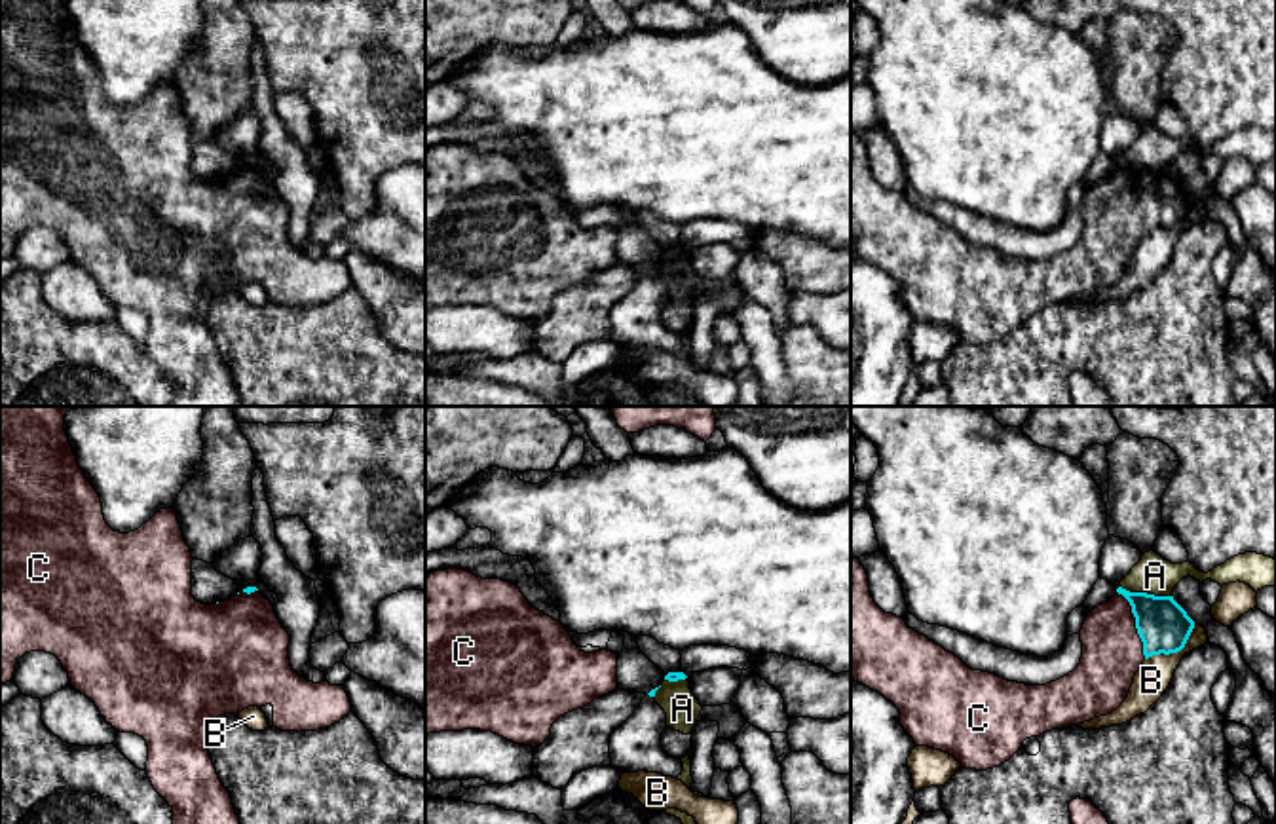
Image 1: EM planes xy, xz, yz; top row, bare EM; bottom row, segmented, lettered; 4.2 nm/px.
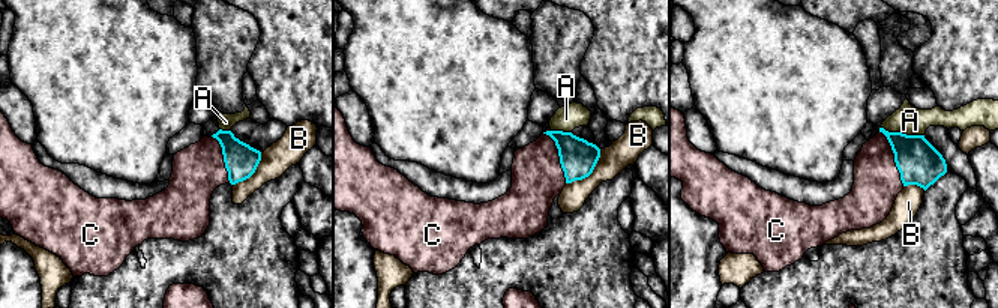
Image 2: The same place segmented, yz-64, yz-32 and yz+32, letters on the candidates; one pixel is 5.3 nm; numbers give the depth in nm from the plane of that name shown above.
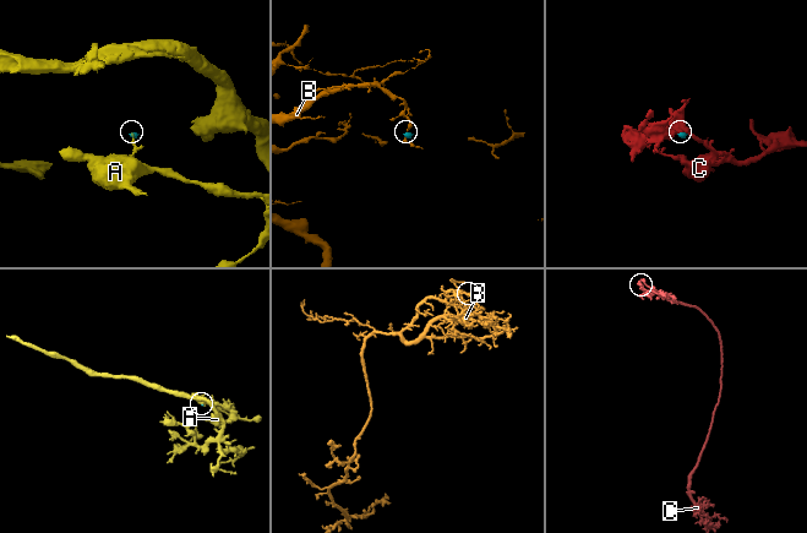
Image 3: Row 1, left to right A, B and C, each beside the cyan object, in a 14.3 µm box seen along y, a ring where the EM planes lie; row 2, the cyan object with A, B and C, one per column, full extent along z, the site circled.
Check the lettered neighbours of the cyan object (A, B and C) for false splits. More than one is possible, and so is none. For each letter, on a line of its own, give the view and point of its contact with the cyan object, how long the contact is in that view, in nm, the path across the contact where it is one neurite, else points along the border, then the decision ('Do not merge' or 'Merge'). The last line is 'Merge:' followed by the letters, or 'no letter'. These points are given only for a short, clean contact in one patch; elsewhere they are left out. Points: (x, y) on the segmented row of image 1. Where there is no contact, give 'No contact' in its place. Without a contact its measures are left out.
A: Touches cyan at yz (1145, 593). Shared border 220 nm. Boundary: yz (1121, 585), (1130, 591), (1170, 597). Do not merge
B: Touches cyan at yz (1176, 652). Shared border 260 nm. Boundary: yz (1195, 623), (1180, 650), (1153, 654), (1145, 659). Do not merge
C: Touches cyan at yz (1136, 625). Shared border 320 nm. Merge
Merge: C

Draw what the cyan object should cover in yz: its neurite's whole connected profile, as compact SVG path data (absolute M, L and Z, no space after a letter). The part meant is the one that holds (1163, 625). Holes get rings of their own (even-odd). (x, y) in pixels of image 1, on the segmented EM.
M851 556L851 678L900 710L900 725L915 746L942 750L965 769L999 767L1025 739L1111 714L1128 697L1143 661L1181 651L1192 628L1194 621L1173 596L1118 587L1109 602L1088 613L1079 632L1079 666L1046 685L1025 685L968 668L959 657L910 628L902 617L885 613L872 598L864 566Z

